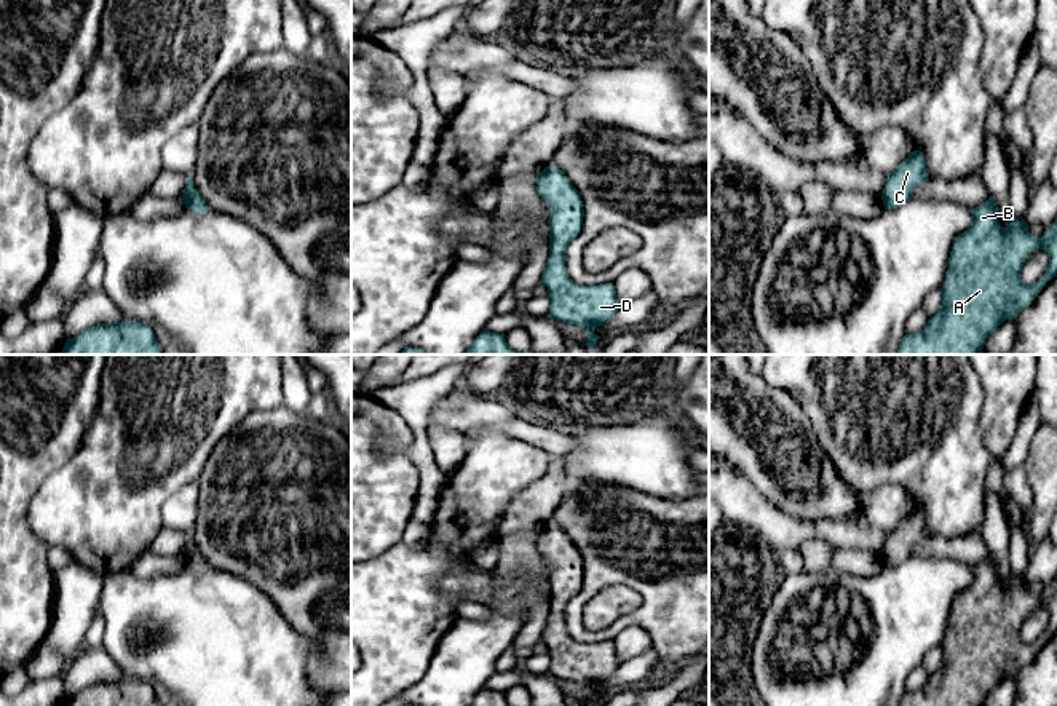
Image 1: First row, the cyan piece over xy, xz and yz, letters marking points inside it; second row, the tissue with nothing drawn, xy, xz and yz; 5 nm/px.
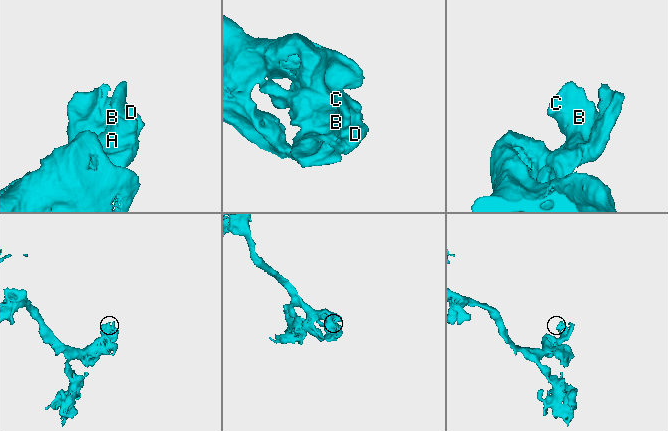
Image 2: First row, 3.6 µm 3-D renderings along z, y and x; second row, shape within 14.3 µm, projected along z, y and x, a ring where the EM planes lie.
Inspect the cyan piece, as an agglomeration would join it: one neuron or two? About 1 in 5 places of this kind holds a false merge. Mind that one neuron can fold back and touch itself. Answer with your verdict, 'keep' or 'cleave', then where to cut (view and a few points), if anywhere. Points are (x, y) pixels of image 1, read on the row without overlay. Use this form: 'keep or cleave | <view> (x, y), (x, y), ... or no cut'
keep | no cut

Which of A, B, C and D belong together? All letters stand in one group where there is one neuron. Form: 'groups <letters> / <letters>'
groups A B C D

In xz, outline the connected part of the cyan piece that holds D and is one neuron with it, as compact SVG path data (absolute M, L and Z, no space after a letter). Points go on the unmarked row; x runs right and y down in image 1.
M546 524L536 532L536 549L549 562L549 615L541 633L541 641L548 645L549 676L580 684L586 688L586 704L594 706L600 696L594 692L597 684L608 680L621 664L616 656L613 641L597 644L576 642L567 631L565 607L581 588L584 567L578 548L567 533L556 524Z

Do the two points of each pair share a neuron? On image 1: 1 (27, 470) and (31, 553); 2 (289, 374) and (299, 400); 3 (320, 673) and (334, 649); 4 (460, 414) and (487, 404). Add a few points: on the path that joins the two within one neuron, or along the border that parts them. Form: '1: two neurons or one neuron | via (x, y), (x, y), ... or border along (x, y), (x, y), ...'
1: one neuron | via (16, 491), (16, 532)
2: one neuron | via (292, 380), (296, 393)
3: one neuron | via (326, 666), (334, 655)
4: one neuron | via (467, 414), (481, 411)

